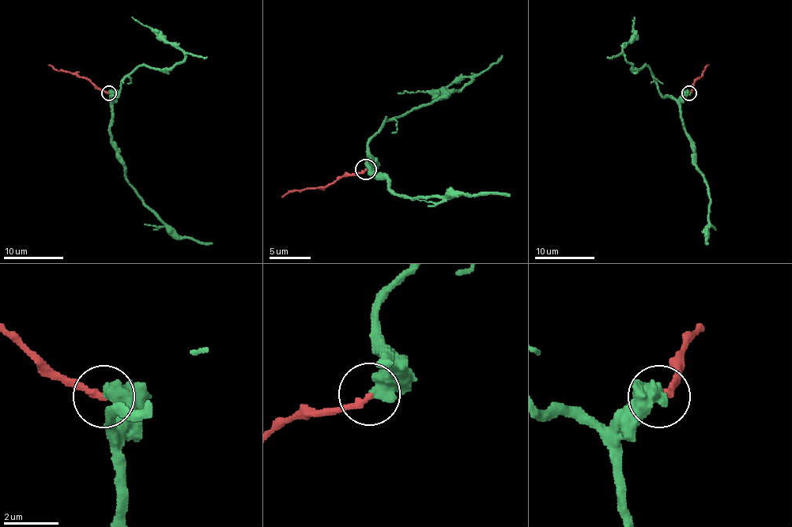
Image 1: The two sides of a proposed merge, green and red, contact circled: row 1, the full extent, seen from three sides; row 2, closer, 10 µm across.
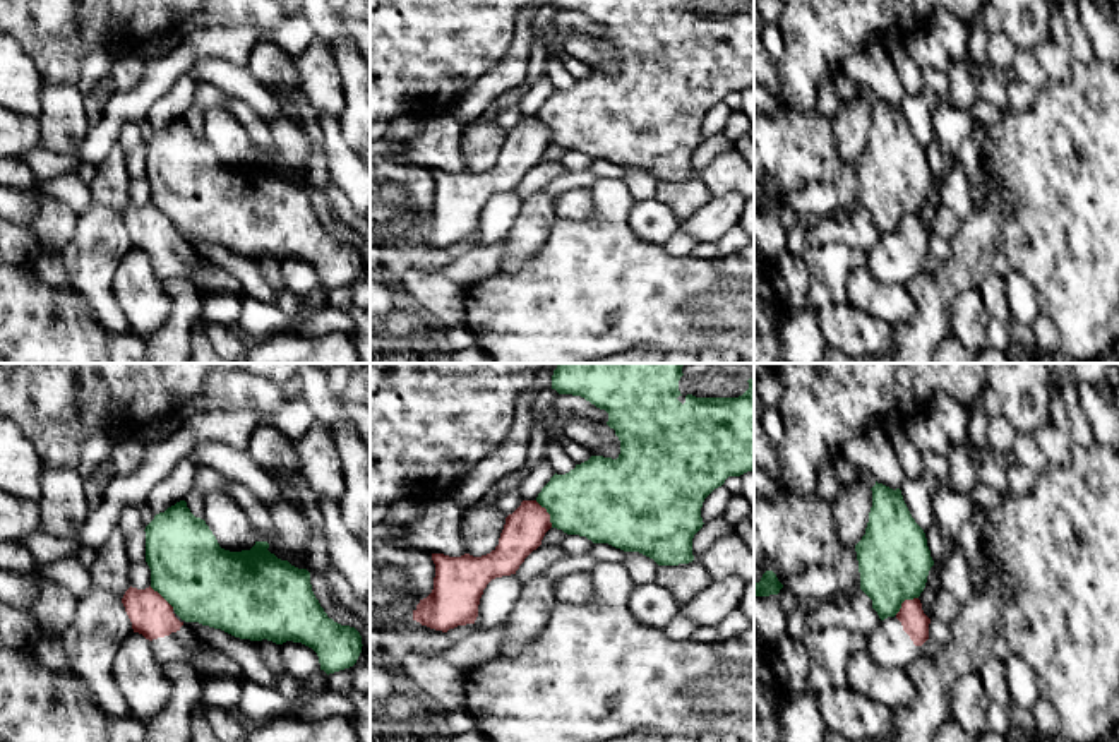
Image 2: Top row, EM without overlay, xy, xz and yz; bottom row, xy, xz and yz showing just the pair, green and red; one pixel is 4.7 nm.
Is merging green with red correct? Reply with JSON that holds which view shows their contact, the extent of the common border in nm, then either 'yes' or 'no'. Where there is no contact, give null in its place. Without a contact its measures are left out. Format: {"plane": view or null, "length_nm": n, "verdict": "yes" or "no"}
{"plane": "xz", "length_nm": 150, "verdict": "no"}

